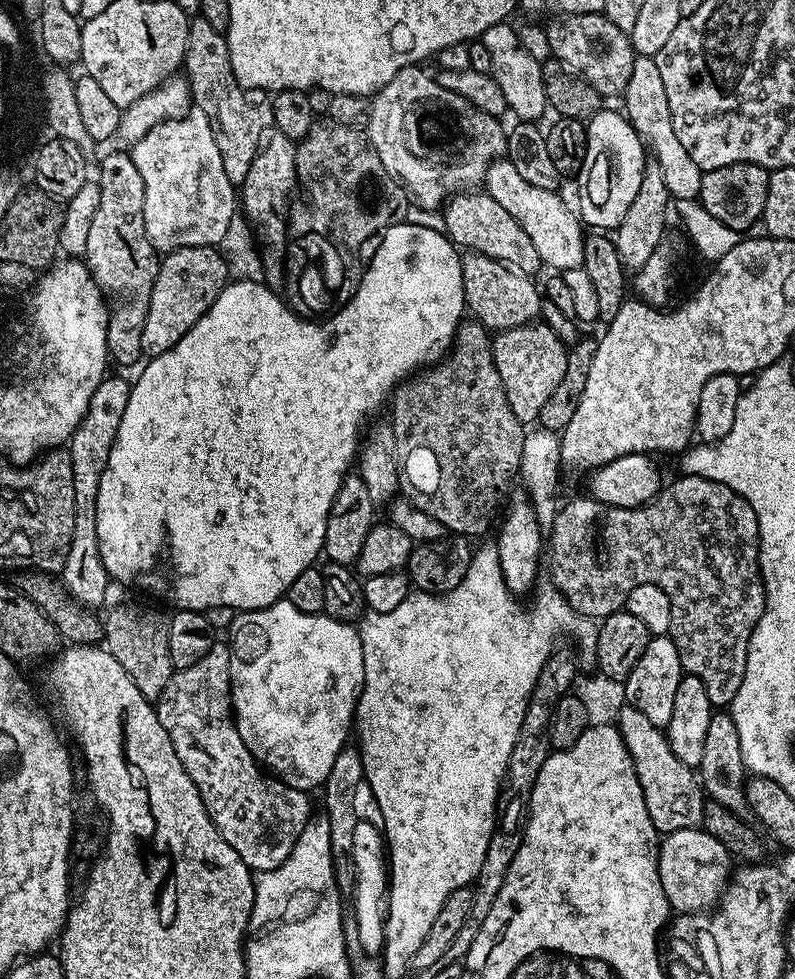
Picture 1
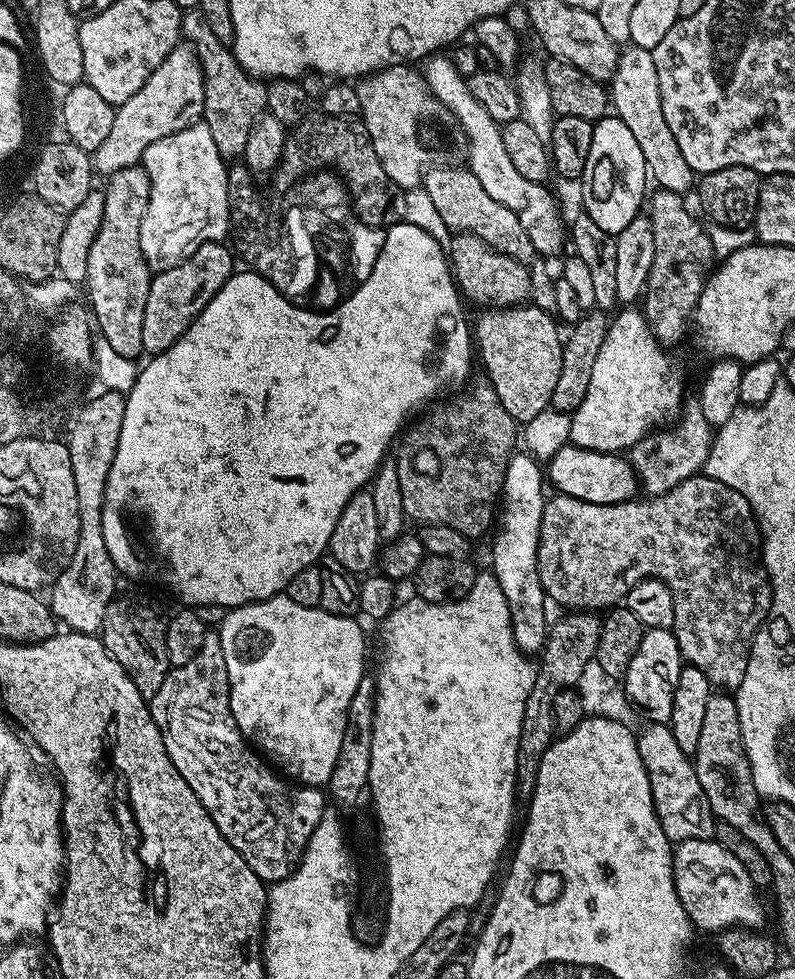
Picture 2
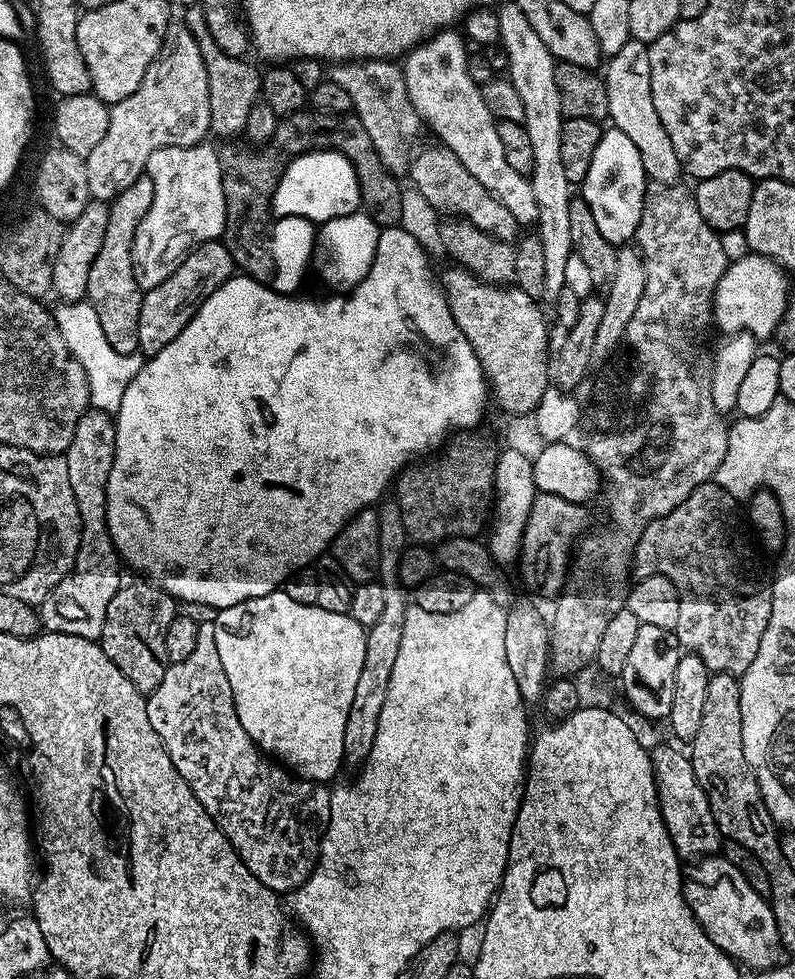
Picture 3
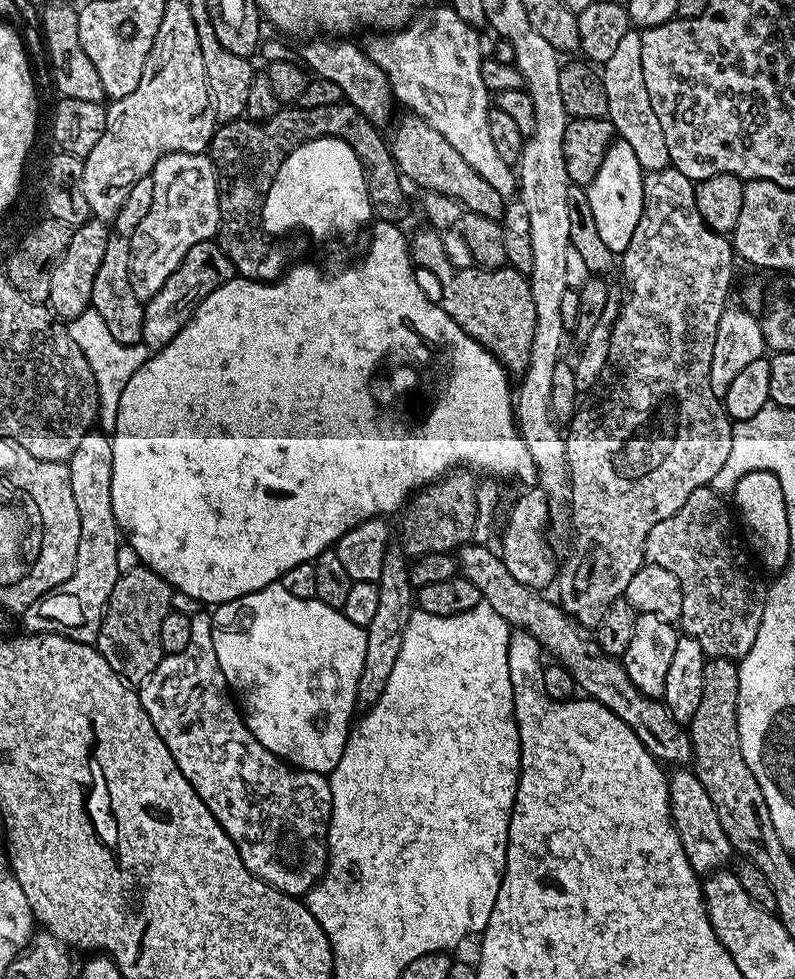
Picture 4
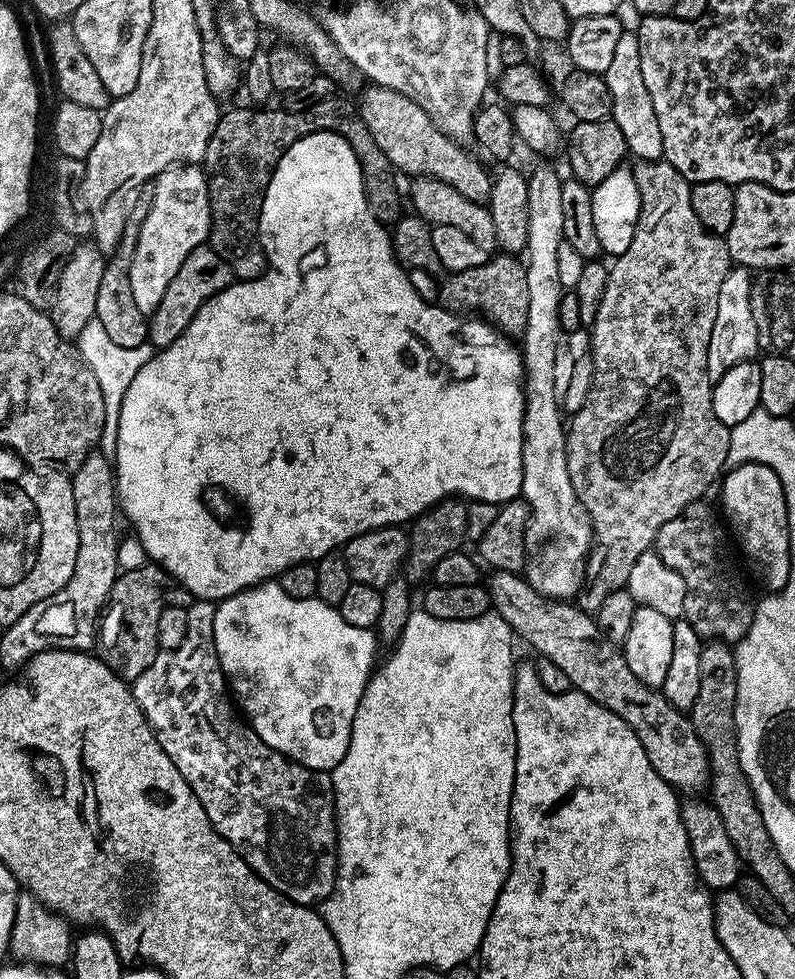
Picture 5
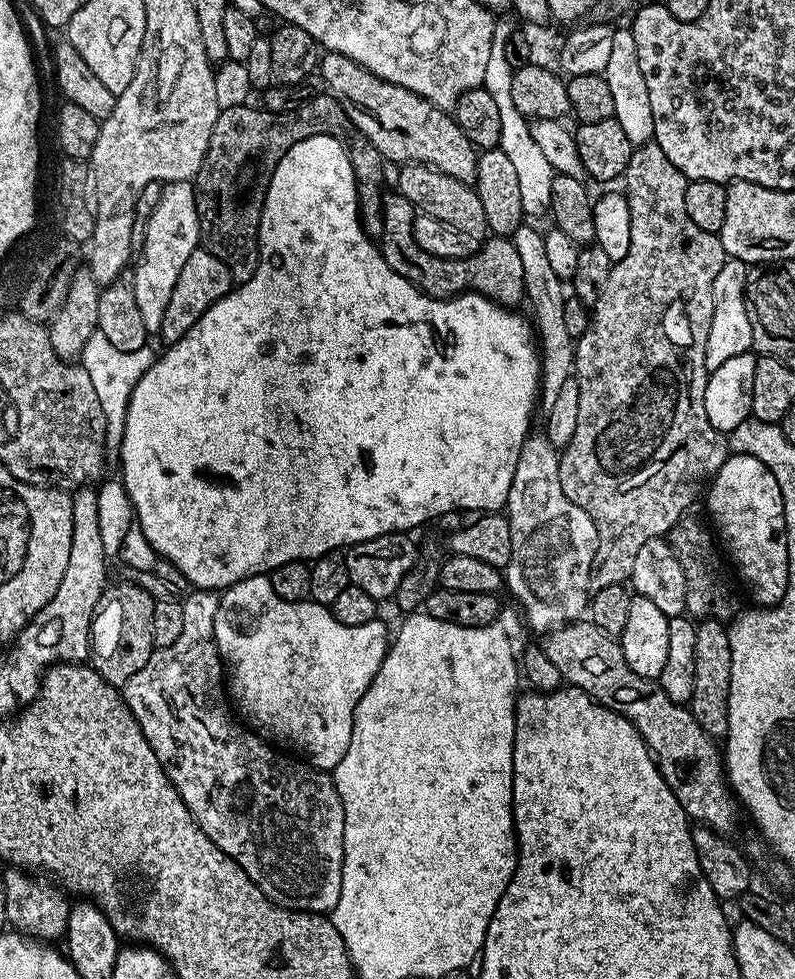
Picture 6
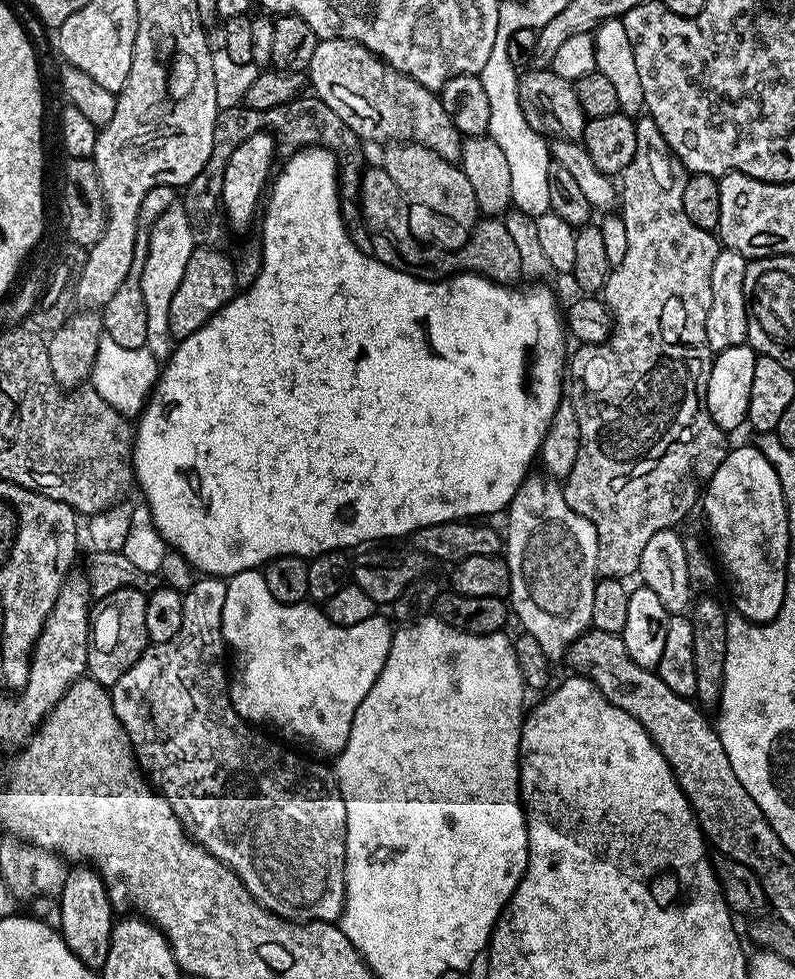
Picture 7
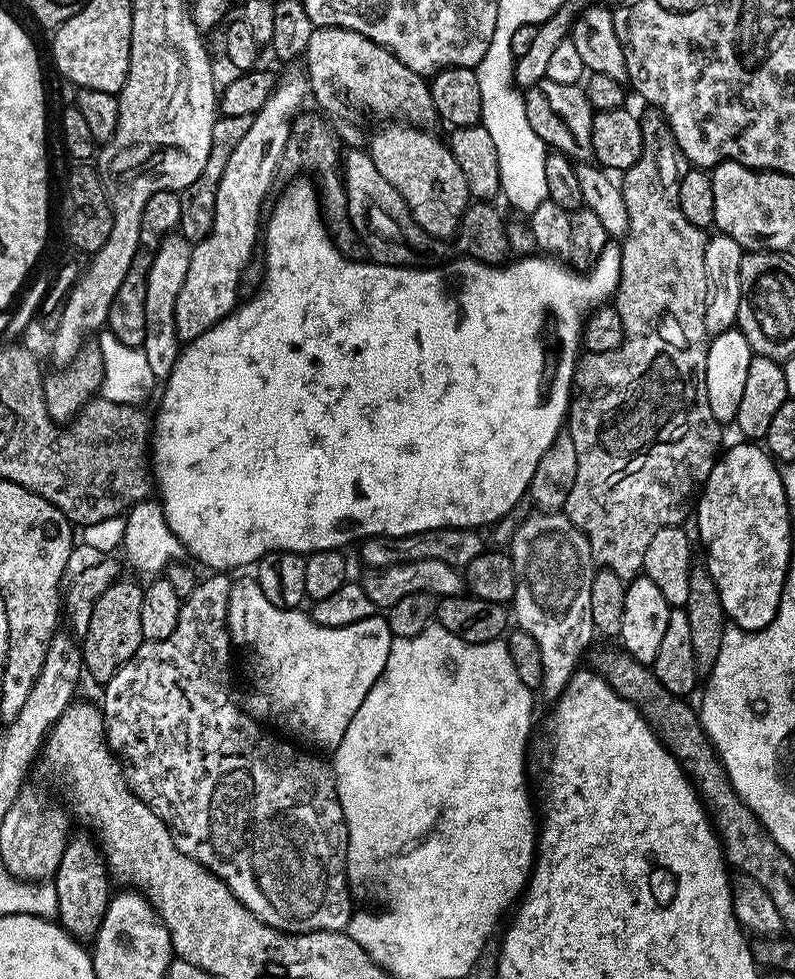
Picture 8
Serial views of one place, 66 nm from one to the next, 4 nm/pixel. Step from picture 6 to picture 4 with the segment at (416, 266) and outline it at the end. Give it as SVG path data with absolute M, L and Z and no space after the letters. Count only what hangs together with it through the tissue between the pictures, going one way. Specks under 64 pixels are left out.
M427 227L411 235L409 252L417 267L422 266L438 280L440 307L458 322L467 336L487 348L509 373L523 373L530 358L530 342L534 342L535 308L529 277L511 266L456 268L444 252L441 233L435 227Z

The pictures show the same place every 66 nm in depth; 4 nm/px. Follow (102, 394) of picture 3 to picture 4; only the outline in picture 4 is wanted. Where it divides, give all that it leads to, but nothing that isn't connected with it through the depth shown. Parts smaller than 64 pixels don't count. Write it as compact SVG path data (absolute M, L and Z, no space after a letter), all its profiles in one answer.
M91 308L85 310L75 320L69 321L66 327L78 348L82 350L82 354L86 355L87 362L90 363L91 374L98 383L100 402L98 426L102 432L110 434L116 429L118 402L121 400L122 390L137 369L148 360L149 350L143 343L123 345L116 342L111 337L110 330L107 329L102 316Z

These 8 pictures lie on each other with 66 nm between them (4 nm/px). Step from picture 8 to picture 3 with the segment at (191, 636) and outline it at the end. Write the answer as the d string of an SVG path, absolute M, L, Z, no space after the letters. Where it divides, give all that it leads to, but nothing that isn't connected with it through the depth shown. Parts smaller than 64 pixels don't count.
M211 622L200 624L194 651L182 658L182 662L165 668L162 682L158 682L156 689L147 697L146 707L150 726L154 726L158 738L164 743L173 768L190 785L200 805L224 832L245 866L277 894L291 894L301 888L320 859L320 839L330 818L332 794L329 785L307 778L296 778L293 784L284 780L285 769L273 763L257 748L250 734L242 730L230 681L226 679L226 670L222 670L218 646L214 646L214 626Z

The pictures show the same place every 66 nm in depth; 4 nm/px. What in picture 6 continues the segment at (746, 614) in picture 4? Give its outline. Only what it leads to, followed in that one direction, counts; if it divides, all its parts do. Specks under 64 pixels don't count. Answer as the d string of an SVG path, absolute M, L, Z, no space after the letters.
M682 518L679 520L666 537L668 545L674 550L678 562L682 566L682 574L686 574L686 586L688 587L688 597L686 598L687 615L692 618L703 618L705 620L731 621L737 615L738 607L736 608L736 592L732 589L731 582L728 581L727 570L724 569L725 557L722 555L722 552L722 557L720 557L720 552L716 549L717 541L714 539L709 525L707 523L705 523L706 525L699 524L696 520L688 519Z

